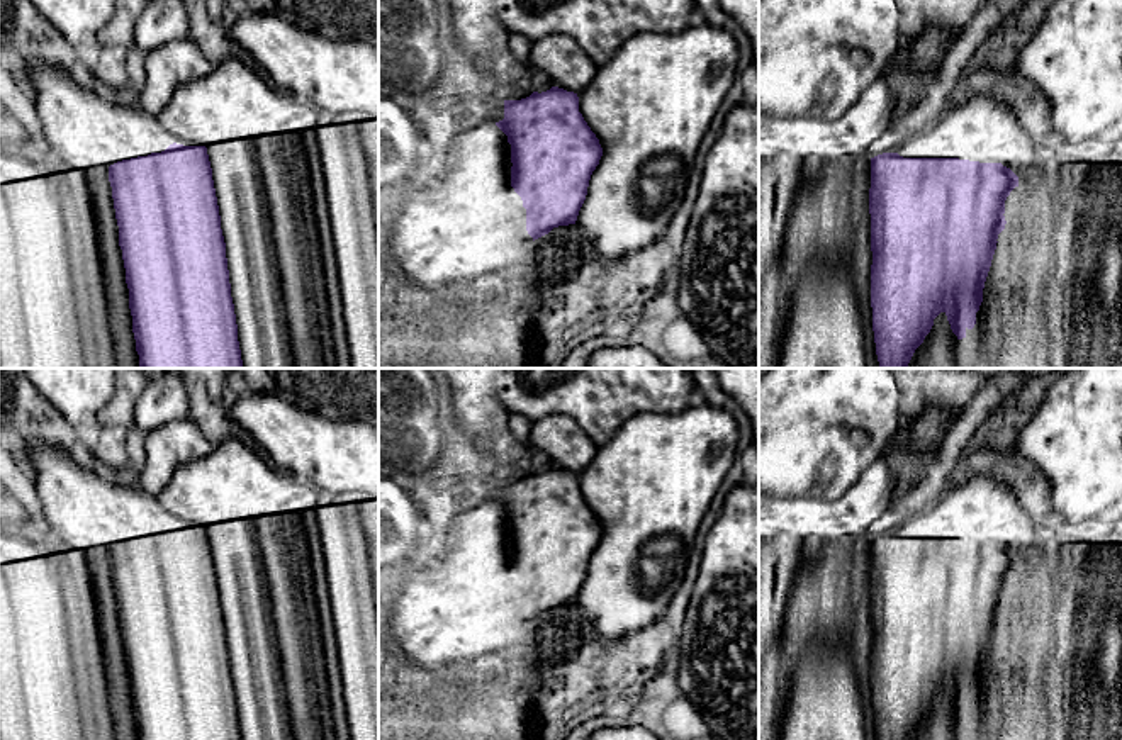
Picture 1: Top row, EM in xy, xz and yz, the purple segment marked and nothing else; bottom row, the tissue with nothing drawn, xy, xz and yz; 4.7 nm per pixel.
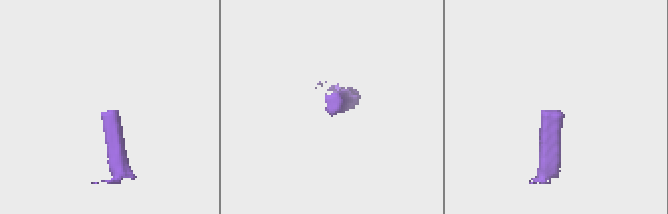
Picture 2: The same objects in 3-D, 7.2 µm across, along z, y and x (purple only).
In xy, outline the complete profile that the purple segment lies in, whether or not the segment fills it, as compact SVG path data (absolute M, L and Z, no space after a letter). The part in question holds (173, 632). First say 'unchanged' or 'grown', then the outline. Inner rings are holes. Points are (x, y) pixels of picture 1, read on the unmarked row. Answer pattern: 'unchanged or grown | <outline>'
grown | M34 443L27 455L36 470L34 487L41 506L41 519L27 533L49 547L109 550L139 740L241 740L226 623L207 528L173 523L160 502L141 487L127 480L110 484L53 445Z

